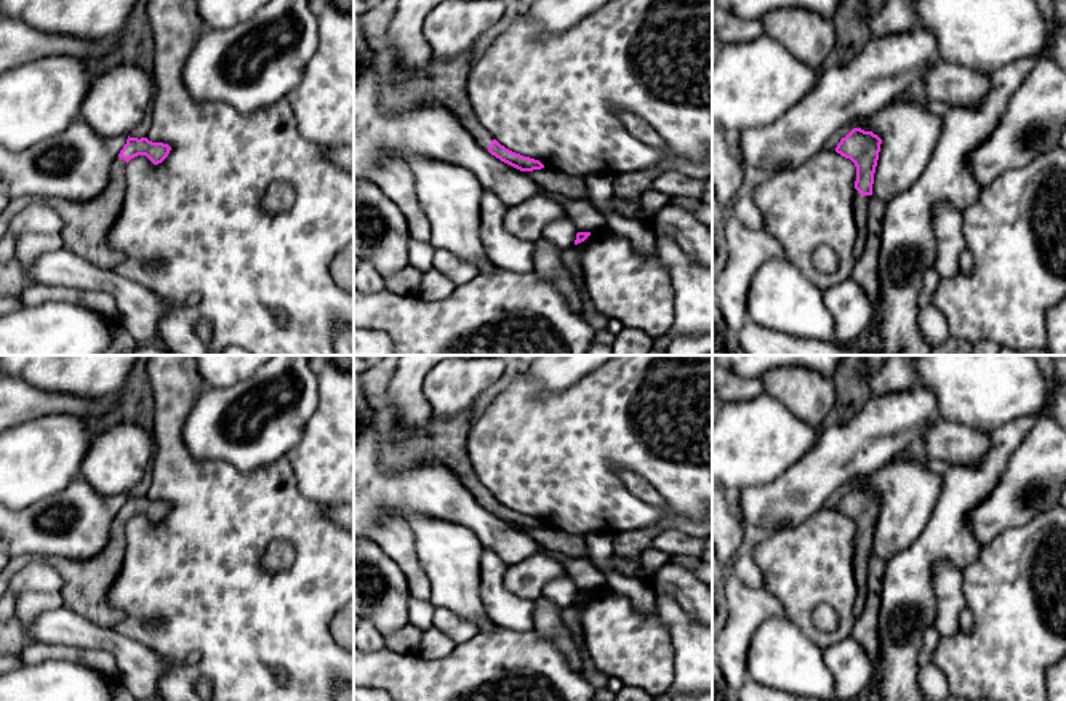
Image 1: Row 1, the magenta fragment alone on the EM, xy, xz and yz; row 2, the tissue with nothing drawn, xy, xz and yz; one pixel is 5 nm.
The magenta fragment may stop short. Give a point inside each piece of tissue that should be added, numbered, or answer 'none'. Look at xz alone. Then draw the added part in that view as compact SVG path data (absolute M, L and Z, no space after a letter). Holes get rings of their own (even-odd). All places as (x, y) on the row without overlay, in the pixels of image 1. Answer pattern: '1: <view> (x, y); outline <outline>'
1: xz (445, 440); outline M469 410L451 418L437 419L432 416L424 435L391 445L386 453L386 461L397 471L411 469L421 463L443 463L471 490L477 503L488 511L493 495L477 479L469 461L469 431Z

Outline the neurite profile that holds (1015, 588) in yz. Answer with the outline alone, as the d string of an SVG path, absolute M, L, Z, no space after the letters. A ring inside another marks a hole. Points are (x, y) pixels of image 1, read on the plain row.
M1056 506L1039 512L1026 525L1005 528L981 554L962 571L962 594L965 607L973 613L973 627L968 632L959 631L951 637L940 637L933 653L933 663L944 672L949 682L949 695L967 701L992 699L992 701L1048 701L1047 695L1047 669L1066 655L1066 509Z

